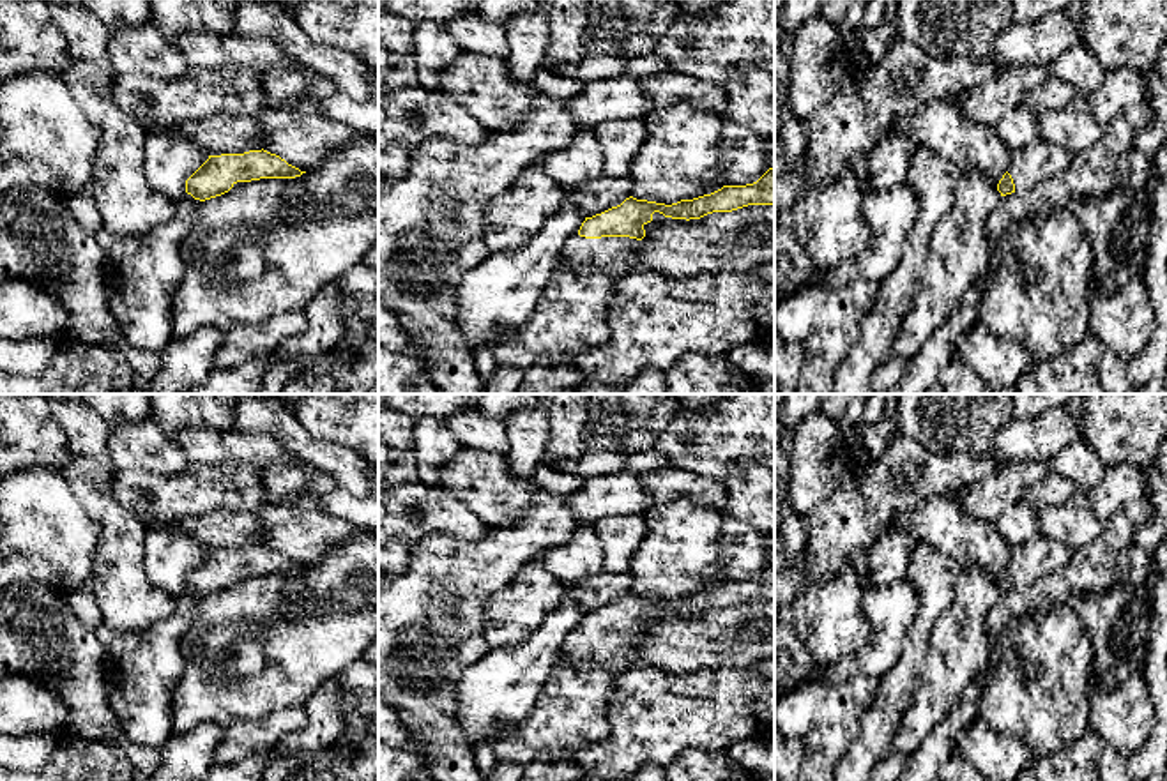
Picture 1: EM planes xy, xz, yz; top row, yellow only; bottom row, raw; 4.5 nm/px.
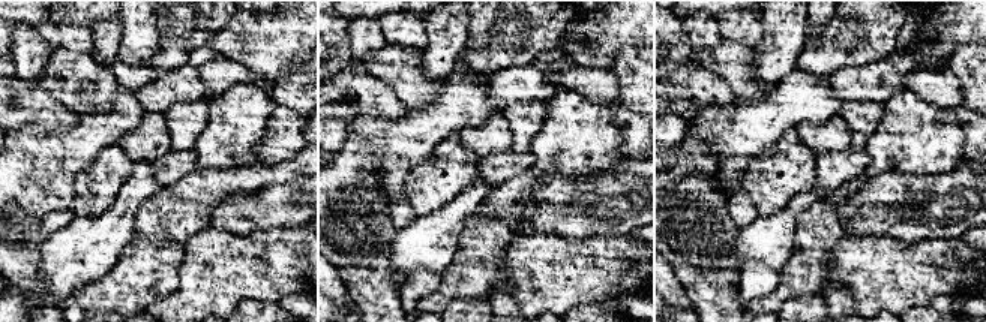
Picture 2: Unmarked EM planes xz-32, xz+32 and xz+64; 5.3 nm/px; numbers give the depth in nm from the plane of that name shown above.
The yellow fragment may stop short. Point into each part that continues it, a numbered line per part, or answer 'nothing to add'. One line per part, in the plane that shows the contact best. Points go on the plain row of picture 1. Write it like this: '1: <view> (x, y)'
1: xz (614, 652)

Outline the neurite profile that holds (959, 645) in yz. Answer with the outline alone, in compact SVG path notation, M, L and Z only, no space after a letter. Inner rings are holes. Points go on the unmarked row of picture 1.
M962 567L953 604L932 629L923 679L895 735L895 753L912 753L988 664L987 617L999 599L1001 588L985 569Z

